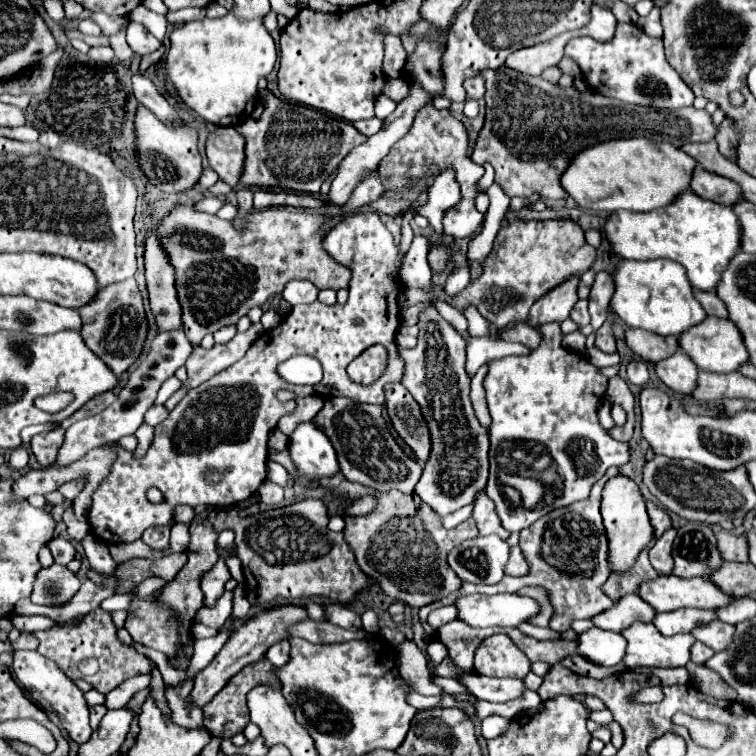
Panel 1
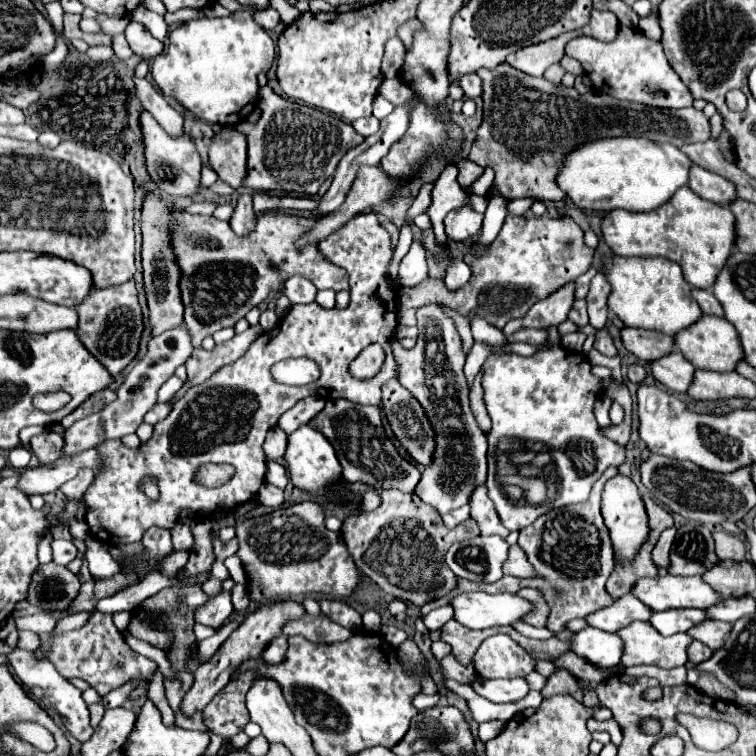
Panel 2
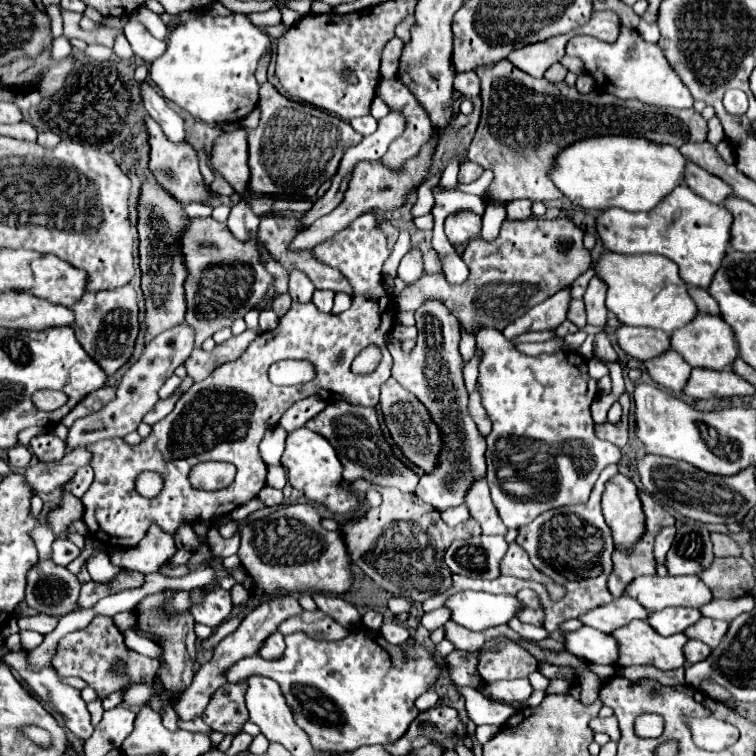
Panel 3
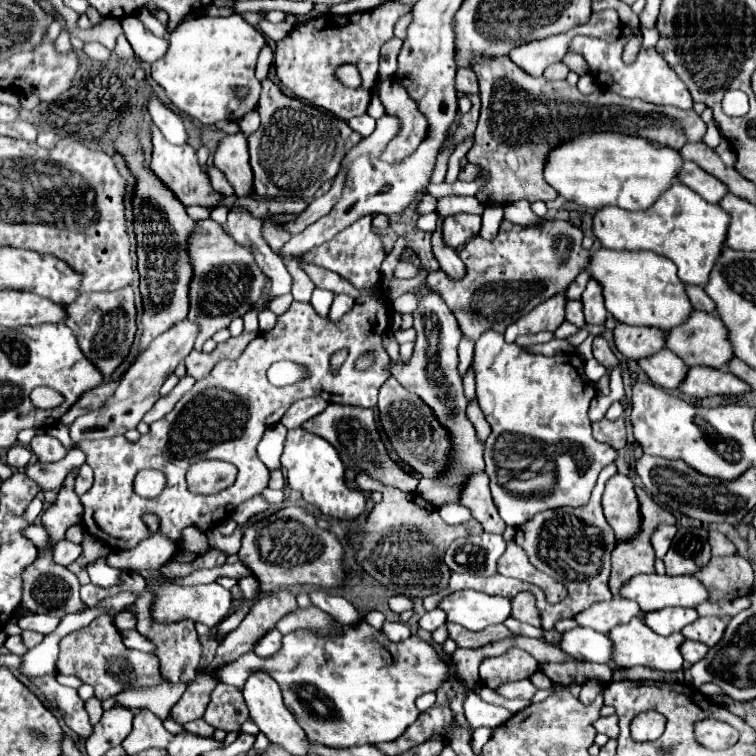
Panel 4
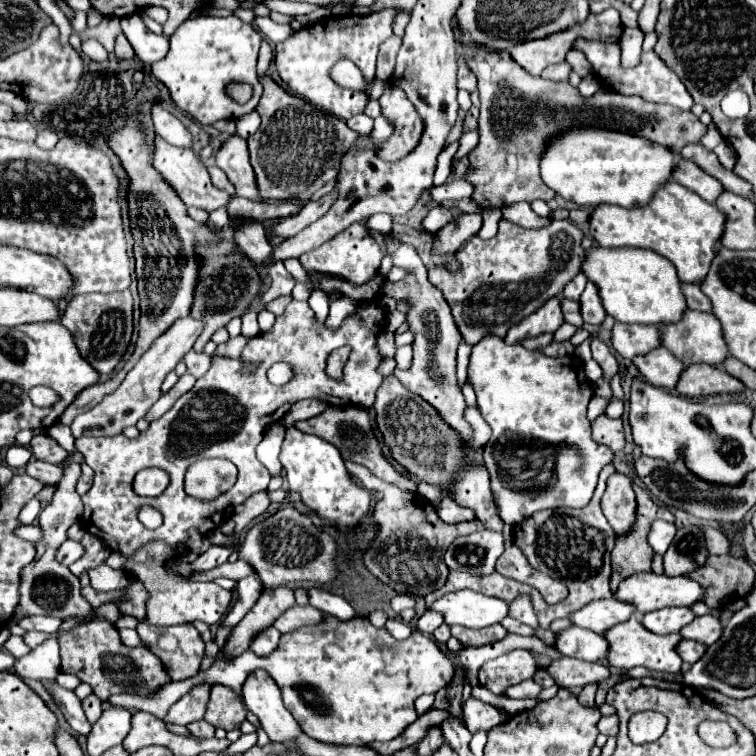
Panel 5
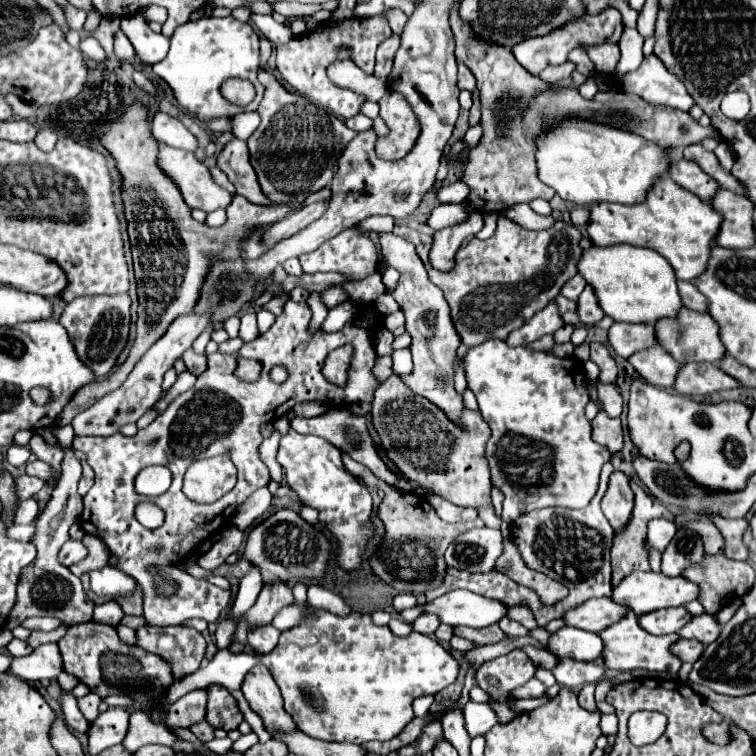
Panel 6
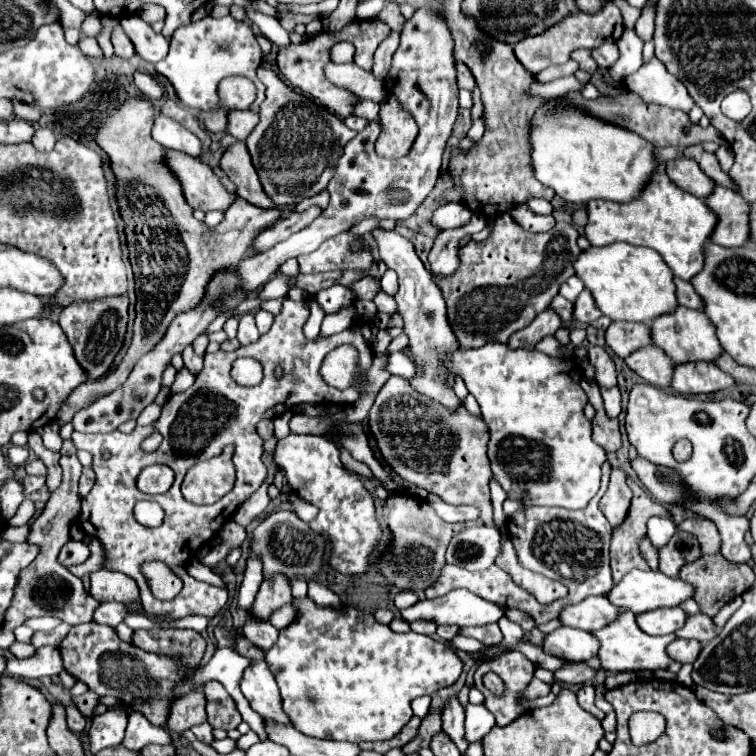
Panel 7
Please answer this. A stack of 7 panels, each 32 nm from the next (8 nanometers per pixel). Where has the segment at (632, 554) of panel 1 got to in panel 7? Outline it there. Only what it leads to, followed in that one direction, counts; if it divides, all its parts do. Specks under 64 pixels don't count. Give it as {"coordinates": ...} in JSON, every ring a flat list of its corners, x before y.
{"coordinates":[[612,470,610,486,600,500,600,510,604,512,612,528,618,528,624,522,630,508,630,500,632,500,632,490,626,484,626,474,622,470]]}

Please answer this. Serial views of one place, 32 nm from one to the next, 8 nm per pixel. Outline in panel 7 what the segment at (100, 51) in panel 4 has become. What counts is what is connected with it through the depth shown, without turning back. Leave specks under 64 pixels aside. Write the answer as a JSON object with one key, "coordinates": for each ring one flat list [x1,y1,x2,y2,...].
{"coordinates":[[88,36,80,38,78,48,80,48,88,58,96,58,96,60,100,60,100,58,104,56,104,54,102,54,102,48,100,48,98,42,96,42,96,38,88,38]]}

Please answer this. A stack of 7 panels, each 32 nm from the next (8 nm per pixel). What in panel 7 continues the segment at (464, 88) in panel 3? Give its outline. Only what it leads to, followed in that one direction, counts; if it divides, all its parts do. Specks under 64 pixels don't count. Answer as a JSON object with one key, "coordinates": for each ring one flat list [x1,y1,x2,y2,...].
{"coordinates":[[456,62,456,70,458,70,458,88,474,90,476,82,472,80,472,72,468,72,468,68,462,62]]}

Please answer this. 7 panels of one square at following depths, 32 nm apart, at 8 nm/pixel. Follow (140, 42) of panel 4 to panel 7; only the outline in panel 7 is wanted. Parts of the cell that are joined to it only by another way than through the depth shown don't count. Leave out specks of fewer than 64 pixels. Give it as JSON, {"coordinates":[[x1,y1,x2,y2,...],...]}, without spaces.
{"coordinates":[[138,14,124,16,122,18,122,28,132,40,136,54,146,60,146,62,160,62,168,54,168,38,162,34,156,34]]}

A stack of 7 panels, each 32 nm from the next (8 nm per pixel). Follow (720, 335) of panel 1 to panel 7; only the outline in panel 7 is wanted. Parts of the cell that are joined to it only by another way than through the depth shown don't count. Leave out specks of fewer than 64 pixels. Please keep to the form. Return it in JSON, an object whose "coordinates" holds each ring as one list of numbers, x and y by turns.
{"coordinates":[[676,308,674,314,660,316,652,322,652,340,656,346,660,346,676,364,684,362,714,362,716,356,720,356,724,350,720,342,716,340,716,328,712,328,712,322,704,312,690,310,690,308]]}

